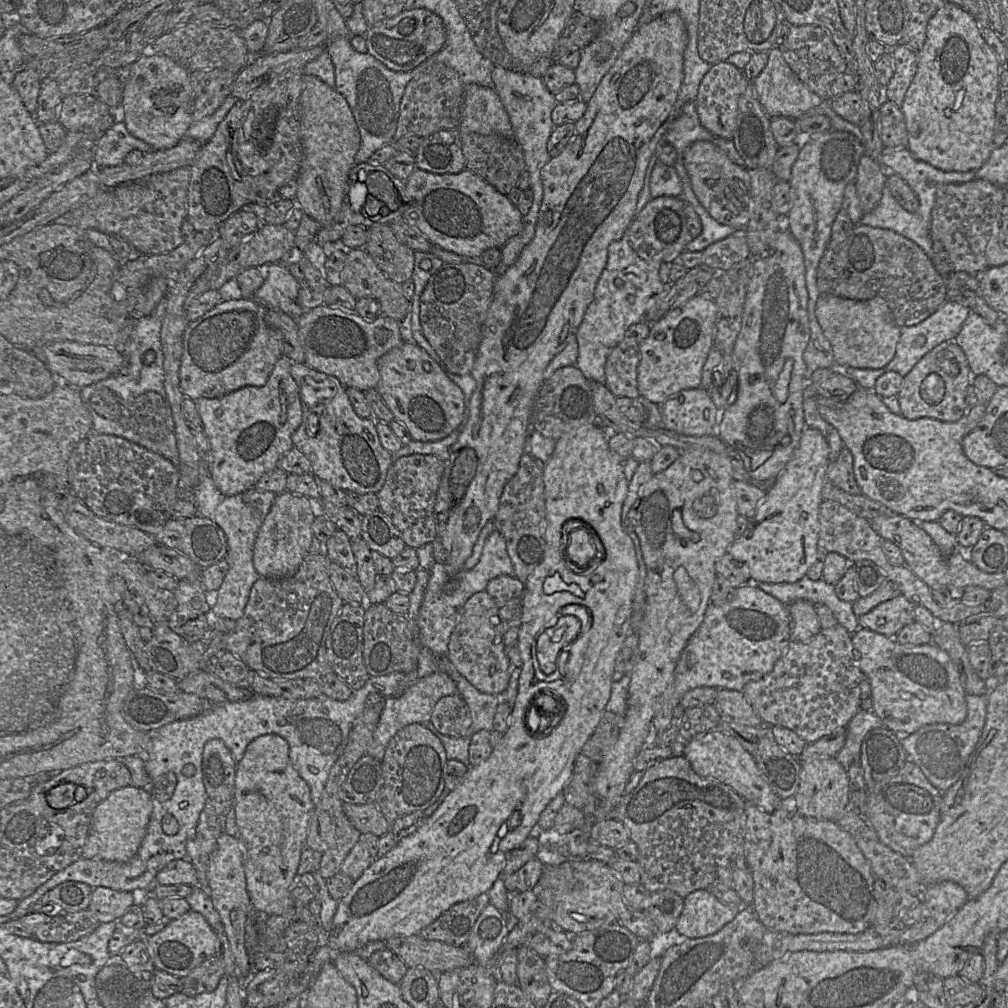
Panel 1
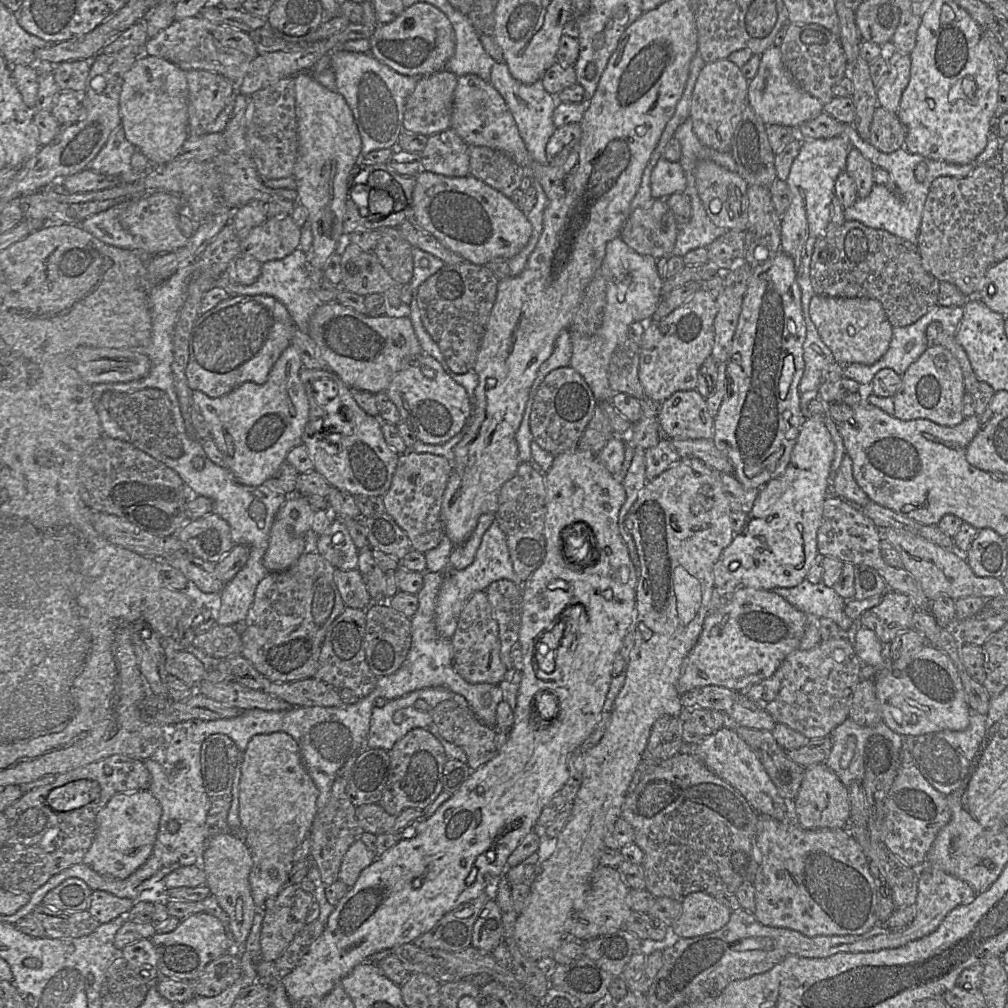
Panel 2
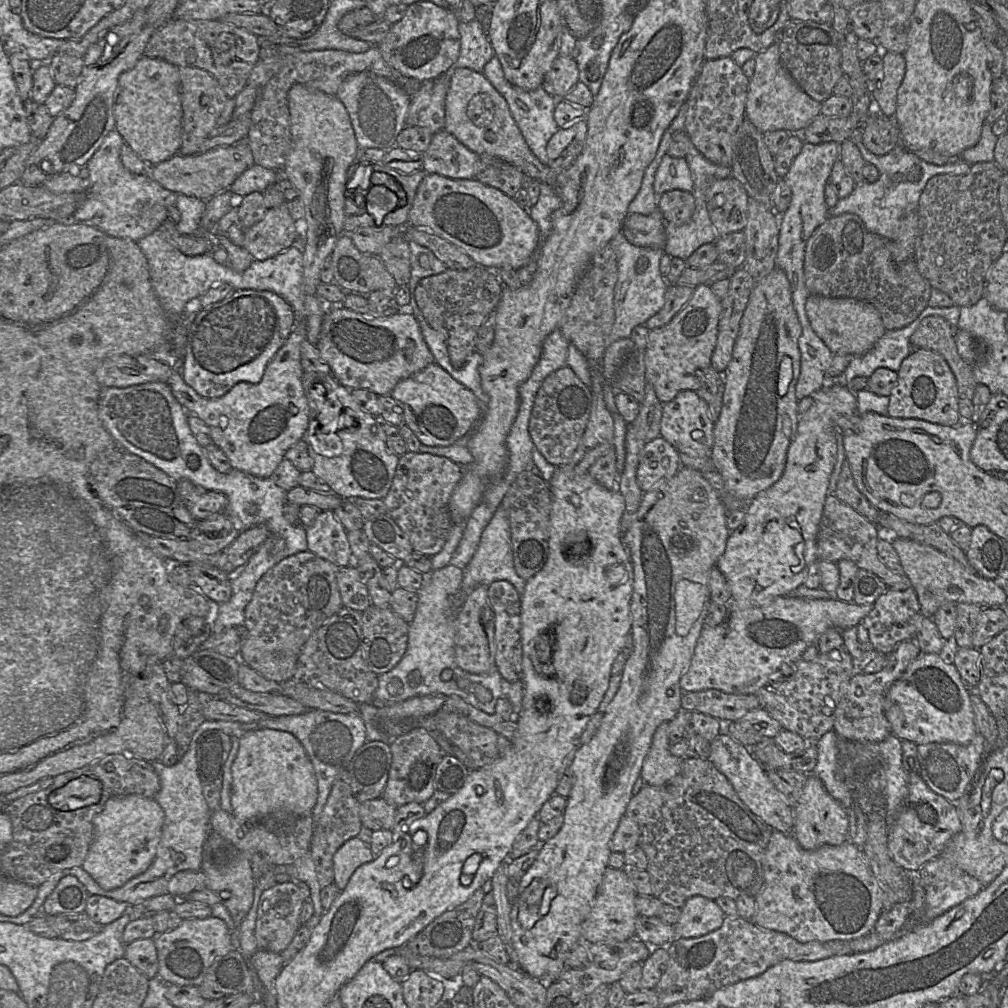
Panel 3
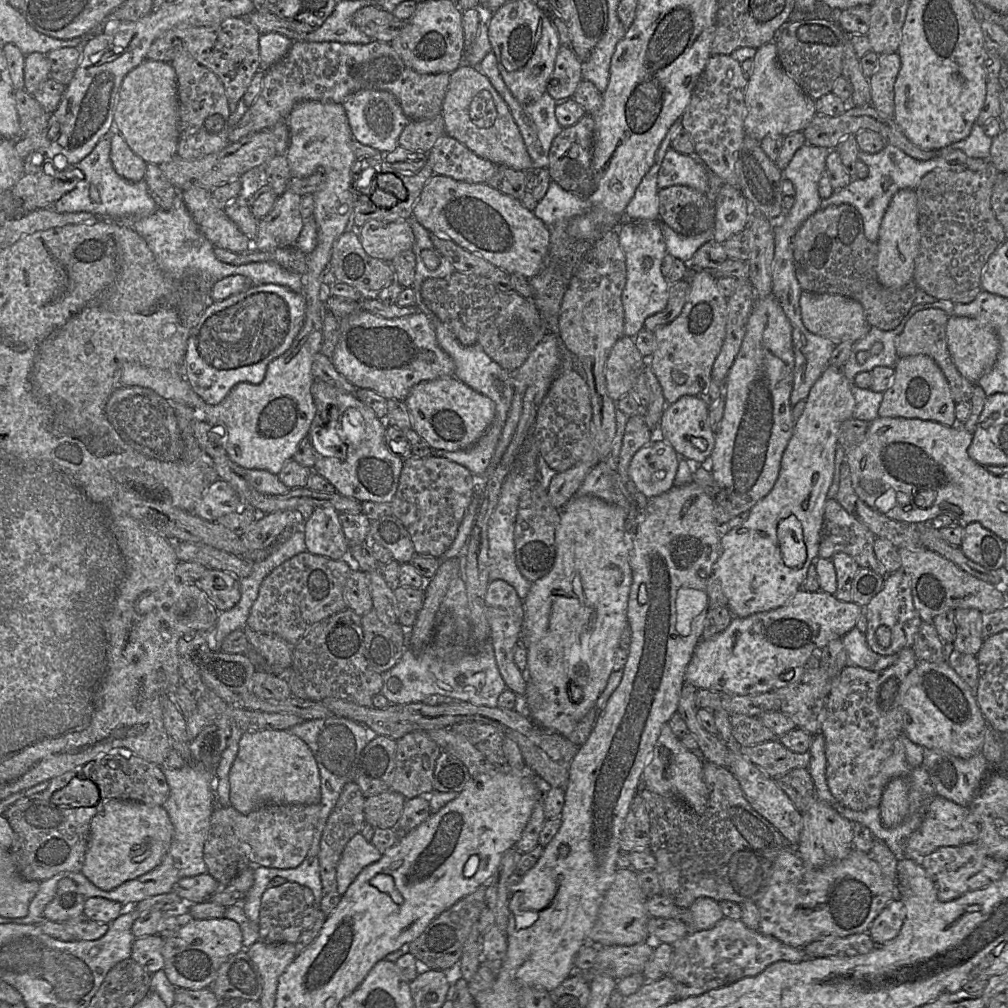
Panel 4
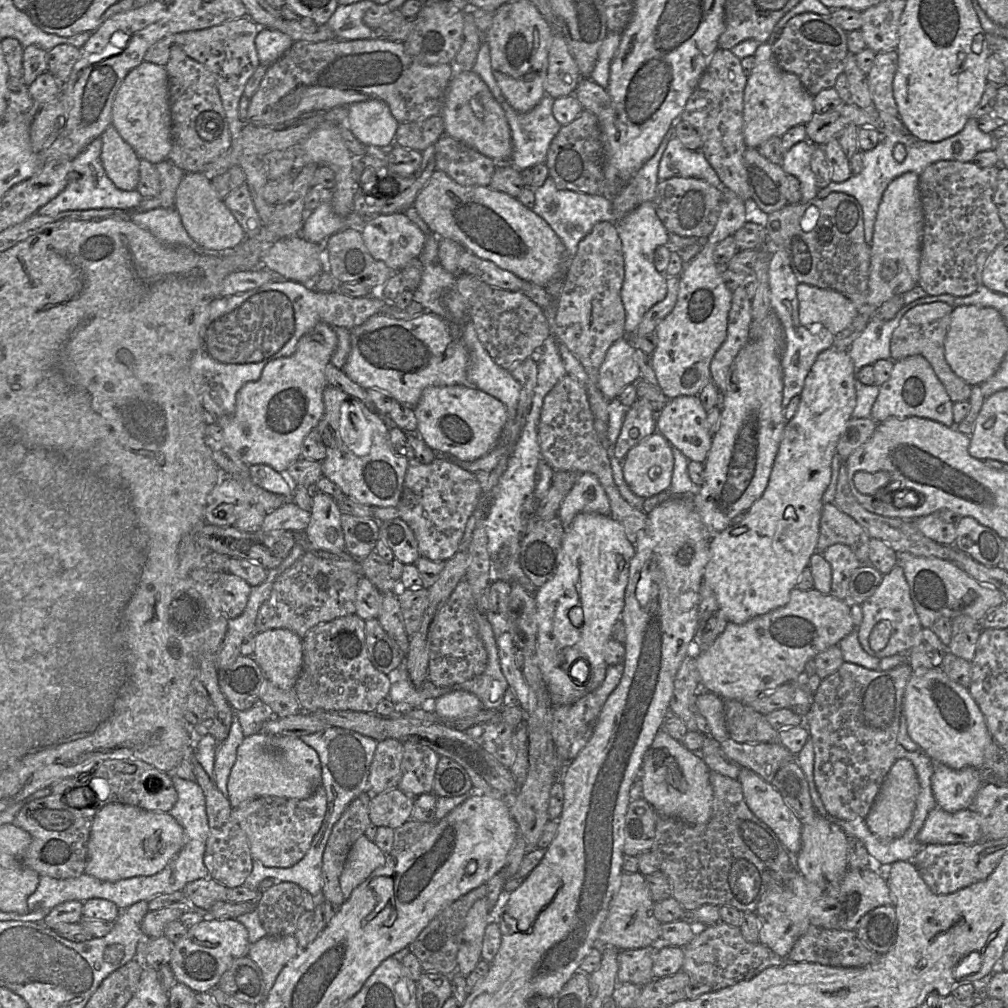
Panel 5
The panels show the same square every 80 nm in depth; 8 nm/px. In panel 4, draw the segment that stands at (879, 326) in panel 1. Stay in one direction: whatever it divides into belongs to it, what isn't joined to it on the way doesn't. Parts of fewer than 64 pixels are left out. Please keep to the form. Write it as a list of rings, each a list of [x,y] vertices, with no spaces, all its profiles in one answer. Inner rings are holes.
[[[802,291],[800,295],[801,318],[804,326],[816,335],[825,337],[835,344],[843,341],[856,342],[870,330],[862,305],[845,296]]]

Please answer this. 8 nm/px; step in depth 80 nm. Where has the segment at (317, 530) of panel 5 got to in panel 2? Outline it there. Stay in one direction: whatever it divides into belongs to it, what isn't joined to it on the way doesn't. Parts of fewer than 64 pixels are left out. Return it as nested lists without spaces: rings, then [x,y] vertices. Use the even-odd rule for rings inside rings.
[[[333,515],[328,530],[317,538],[316,552],[335,568],[353,570],[358,566],[358,551],[344,523]]]

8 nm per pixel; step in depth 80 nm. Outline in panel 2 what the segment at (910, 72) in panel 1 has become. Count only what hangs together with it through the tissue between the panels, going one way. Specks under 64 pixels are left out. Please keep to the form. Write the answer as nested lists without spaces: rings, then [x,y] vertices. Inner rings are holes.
[[[890,43],[884,45],[884,52],[888,61],[888,72],[877,88],[877,104],[897,113],[902,92],[910,79],[911,59],[908,54],[893,50]]]

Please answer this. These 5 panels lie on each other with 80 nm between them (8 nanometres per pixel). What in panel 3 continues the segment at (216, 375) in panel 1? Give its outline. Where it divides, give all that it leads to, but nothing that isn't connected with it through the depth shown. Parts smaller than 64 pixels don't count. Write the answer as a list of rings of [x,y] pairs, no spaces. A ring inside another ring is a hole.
[[[235,290],[222,301],[201,308],[192,316],[186,353],[181,361],[183,379],[205,398],[221,397],[239,382],[259,383],[270,361],[286,343],[294,325],[293,308],[280,295],[268,290]]]

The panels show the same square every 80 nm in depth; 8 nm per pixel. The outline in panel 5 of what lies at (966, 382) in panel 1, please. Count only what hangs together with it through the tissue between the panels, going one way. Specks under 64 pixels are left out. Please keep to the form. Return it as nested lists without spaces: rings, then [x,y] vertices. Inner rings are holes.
[[[913,355],[894,361],[890,378],[879,386],[870,417],[879,423],[890,417],[917,416],[938,421],[947,427],[955,427],[957,424],[953,420],[953,404],[931,364],[923,356]]]

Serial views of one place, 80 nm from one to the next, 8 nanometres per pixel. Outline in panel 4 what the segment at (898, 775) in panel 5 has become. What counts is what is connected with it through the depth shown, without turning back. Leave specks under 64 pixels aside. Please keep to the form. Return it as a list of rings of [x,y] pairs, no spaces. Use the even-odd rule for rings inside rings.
[[[895,777],[887,782],[879,809],[885,828],[893,828],[906,818],[909,809],[909,780],[906,777]]]

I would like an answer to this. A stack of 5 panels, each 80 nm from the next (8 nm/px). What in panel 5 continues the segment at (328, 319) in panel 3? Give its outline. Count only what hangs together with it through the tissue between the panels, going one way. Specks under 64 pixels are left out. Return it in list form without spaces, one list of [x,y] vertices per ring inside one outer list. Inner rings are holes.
[[[424,311],[411,319],[395,319],[384,314],[375,314],[350,330],[350,353],[342,370],[360,387],[379,389],[395,401],[414,408],[427,387],[468,384],[468,361],[468,350],[460,334],[435,313]]]

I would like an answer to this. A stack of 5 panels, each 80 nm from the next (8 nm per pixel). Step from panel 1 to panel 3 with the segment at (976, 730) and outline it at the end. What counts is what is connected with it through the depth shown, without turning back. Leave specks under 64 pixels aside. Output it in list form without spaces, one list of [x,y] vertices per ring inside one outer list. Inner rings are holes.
[[[977,731],[974,738],[967,745],[951,742],[927,743],[917,745],[920,776],[927,786],[936,794],[955,803],[965,795],[980,768],[985,755],[985,738]]]

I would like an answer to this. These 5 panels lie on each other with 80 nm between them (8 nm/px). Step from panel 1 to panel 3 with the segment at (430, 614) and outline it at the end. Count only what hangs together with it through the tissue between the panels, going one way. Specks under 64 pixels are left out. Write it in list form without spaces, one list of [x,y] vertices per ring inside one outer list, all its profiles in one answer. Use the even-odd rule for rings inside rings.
[[[499,506],[490,522],[484,529],[480,543],[471,561],[463,569],[463,577],[460,589],[460,596],[465,596],[476,586],[489,586],[494,581],[506,580],[510,582],[522,596],[526,580],[521,578],[515,571],[512,546],[511,528],[506,510]]]

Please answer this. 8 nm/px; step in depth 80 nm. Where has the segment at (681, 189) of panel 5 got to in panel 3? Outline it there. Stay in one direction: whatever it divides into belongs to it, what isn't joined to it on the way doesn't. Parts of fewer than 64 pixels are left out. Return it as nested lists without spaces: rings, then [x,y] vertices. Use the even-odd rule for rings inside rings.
[[[671,190],[658,197],[657,206],[665,222],[681,226],[692,219],[695,211],[695,199],[692,192]]]

